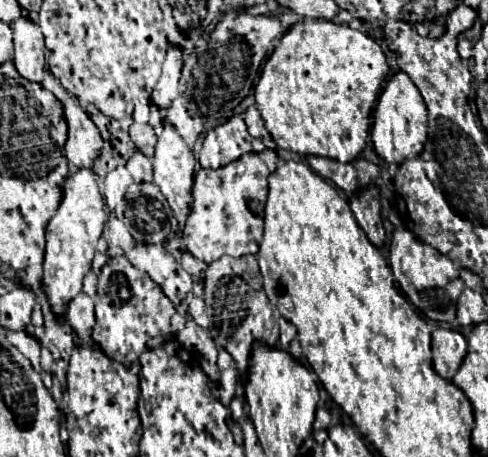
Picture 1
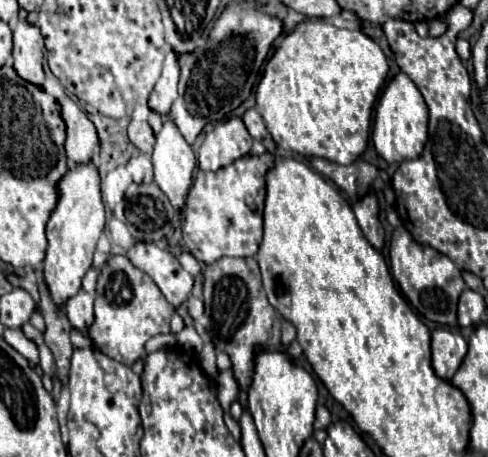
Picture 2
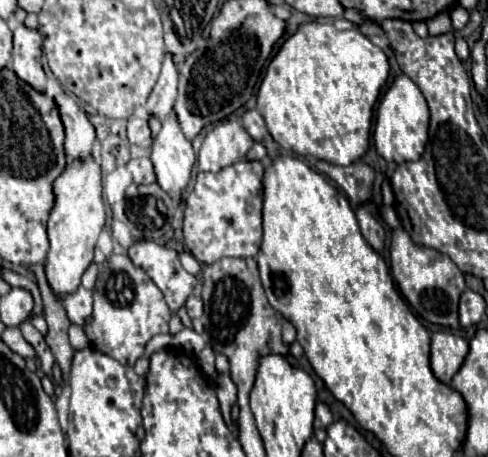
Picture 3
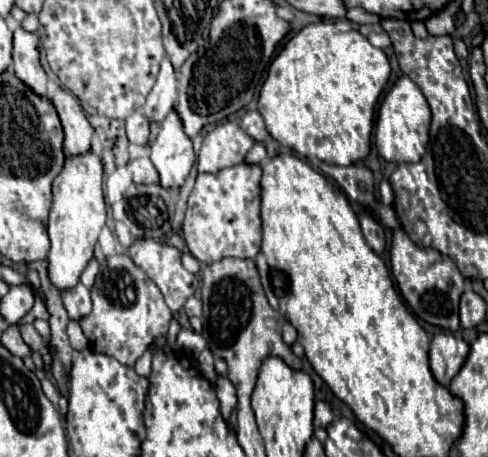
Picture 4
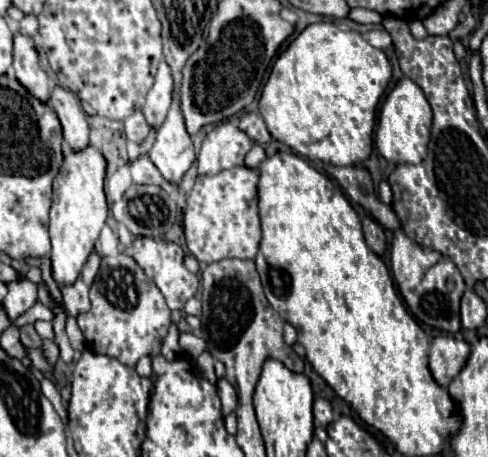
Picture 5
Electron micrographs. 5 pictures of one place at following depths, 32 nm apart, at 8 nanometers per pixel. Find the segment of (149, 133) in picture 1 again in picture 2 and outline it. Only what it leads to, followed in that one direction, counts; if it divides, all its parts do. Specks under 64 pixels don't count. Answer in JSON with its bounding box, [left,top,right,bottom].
[128,120,156,156]

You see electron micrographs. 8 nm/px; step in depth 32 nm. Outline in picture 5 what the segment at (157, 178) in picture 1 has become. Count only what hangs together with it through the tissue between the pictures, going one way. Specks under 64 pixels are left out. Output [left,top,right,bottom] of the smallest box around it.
[148,96,196,184]

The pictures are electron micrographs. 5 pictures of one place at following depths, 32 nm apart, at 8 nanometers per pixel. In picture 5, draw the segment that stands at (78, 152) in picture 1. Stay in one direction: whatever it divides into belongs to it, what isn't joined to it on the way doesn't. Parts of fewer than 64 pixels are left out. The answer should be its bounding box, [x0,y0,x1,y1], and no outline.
[50,86,90,152]

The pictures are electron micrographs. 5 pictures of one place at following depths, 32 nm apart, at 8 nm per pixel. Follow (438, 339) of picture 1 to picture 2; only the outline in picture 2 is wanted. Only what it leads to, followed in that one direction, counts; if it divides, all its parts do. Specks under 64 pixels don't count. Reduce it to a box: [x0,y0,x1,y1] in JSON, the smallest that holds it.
[431,327,468,382]

